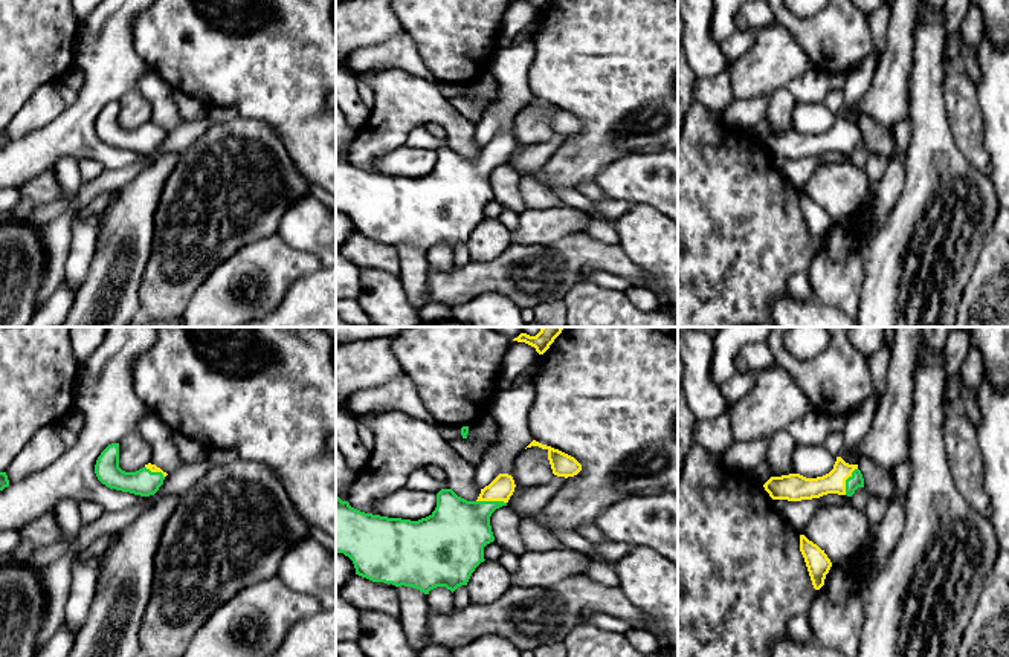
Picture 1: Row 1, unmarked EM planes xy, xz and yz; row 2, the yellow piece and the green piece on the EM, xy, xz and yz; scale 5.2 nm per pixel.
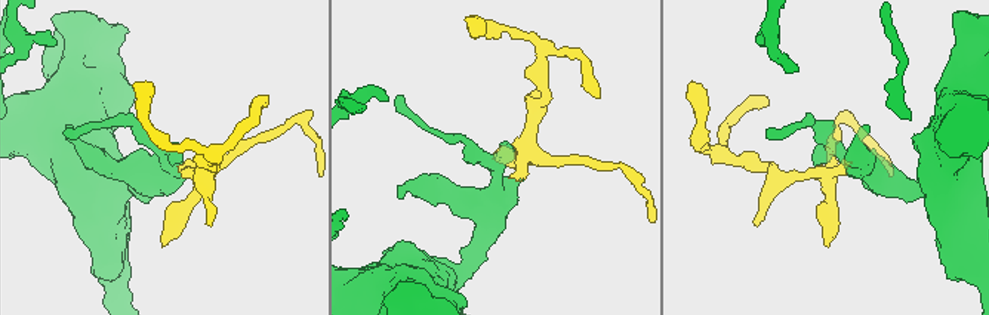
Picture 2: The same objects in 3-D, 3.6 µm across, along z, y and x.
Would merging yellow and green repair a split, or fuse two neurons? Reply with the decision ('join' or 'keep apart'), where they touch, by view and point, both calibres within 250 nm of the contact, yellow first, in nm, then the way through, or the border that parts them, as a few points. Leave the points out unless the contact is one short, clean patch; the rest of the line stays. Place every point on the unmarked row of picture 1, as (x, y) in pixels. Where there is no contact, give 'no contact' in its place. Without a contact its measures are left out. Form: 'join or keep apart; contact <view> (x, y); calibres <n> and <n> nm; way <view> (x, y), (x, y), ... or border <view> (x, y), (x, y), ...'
join; contact xz (492, 158); calibres 120 and 320 nm; way xz (502, 144), (492, 158), (457, 190)

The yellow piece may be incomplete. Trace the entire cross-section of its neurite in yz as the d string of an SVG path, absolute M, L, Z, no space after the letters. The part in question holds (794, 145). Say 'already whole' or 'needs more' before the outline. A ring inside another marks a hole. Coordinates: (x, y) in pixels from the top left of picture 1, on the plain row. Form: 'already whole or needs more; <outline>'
needs more; M837 115L833 127L823 134L806 136L800 131L771 134L763 145L772 157L801 159L827 151L852 154L858 145L864 145L864 136L858 122L849 122Z

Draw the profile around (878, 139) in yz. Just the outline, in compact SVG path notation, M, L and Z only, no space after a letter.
M869 116L858 118L858 127L864 136L864 145L870 154L881 154L887 159L893 157L895 136L891 127L878 124Z

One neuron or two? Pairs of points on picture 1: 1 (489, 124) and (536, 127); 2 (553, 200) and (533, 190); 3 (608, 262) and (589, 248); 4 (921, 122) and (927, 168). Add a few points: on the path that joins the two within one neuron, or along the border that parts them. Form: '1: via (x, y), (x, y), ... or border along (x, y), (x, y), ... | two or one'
1: border along (524, 106), (515, 119), (512, 133) | two
2: via (548, 199), (538, 194) | one
3: via (603, 257), (594, 252) | one
4: via (927, 133), (927, 158) | one

